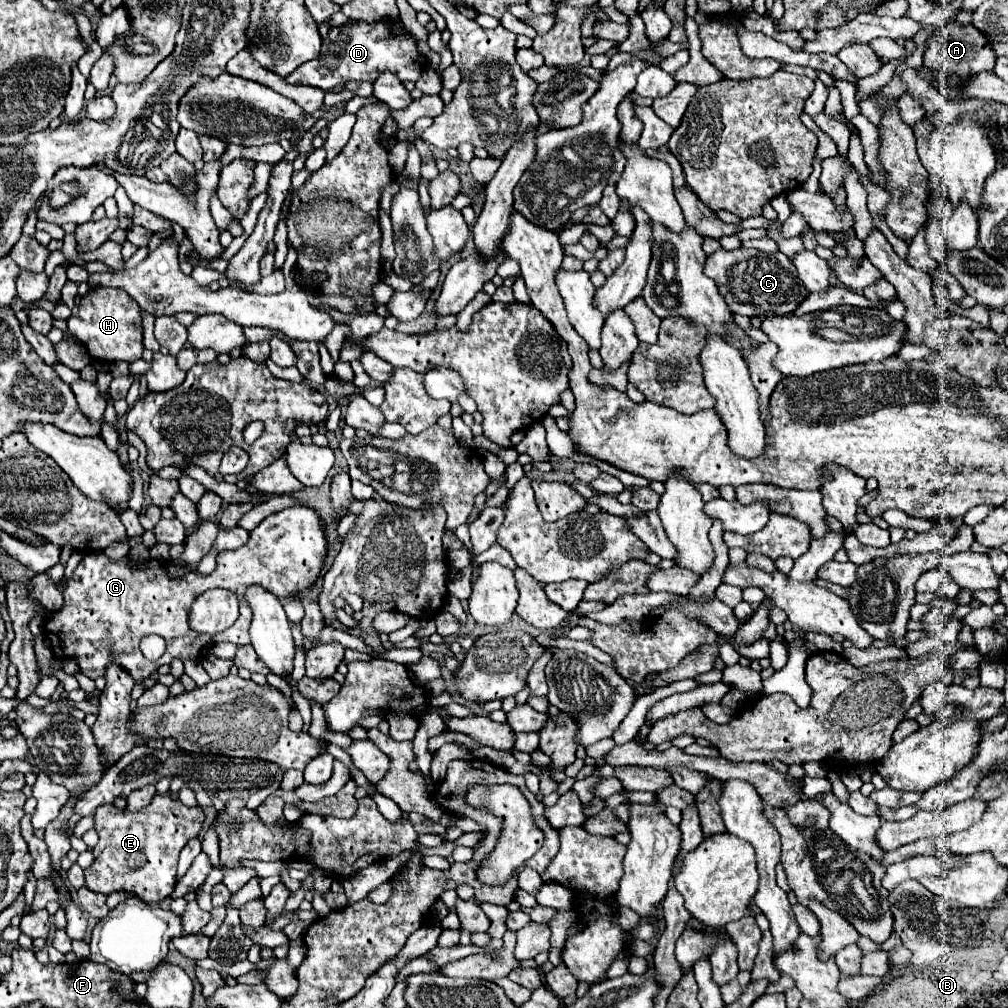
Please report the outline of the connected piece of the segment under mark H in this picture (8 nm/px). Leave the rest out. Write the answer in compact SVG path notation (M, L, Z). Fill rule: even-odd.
M89 289L87 295L83 295L81 305L77 313L67 321L69 331L87 347L89 355L93 359L101 359L107 363L113 361L137 361L143 357L143 329L141 329L141 307L121 289Z

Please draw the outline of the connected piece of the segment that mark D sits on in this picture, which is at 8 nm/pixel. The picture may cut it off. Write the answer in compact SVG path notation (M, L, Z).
M349 21L329 31L323 39L323 47L317 59L297 67L287 81L295 85L311 85L323 91L333 89L335 85L343 85L349 81L375 81L383 71L395 73L401 81L417 81L427 67L425 55L417 51L417 39L401 31L401 37L389 37L385 25L365 25L365 21Z

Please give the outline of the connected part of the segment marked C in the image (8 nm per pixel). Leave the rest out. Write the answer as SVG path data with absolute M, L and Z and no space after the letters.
M739 247L735 251L719 249L707 255L705 275L715 281L721 297L729 305L731 313L747 317L771 317L771 315L791 315L801 301L809 295L801 279L797 279L797 269L791 259L781 253L761 253L757 249Z

